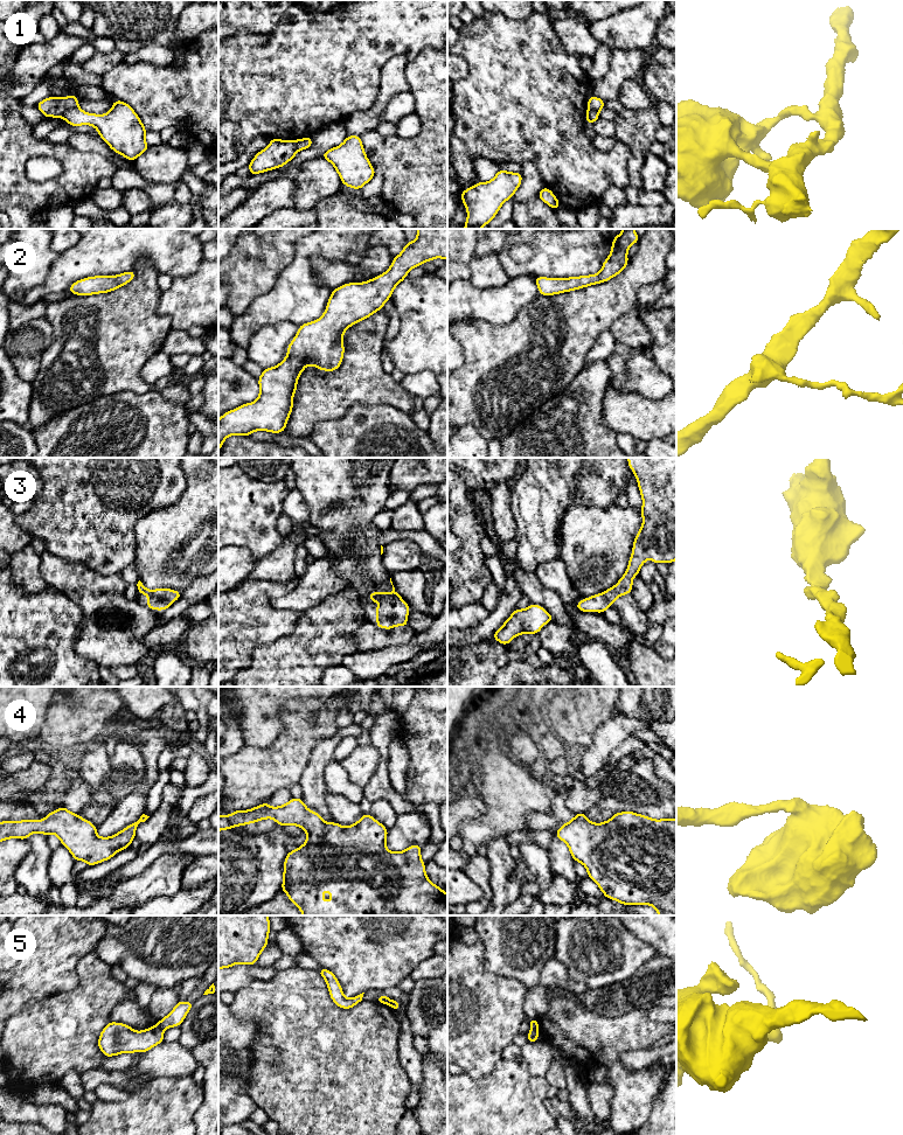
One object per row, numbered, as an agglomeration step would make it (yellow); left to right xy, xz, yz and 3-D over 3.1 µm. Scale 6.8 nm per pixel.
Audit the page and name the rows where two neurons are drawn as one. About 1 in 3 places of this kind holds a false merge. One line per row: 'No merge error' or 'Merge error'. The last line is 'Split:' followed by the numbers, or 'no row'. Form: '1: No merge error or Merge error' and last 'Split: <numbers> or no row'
1: Merge error
2: No merge error
3: No merge error
4: No merge error
5: Merge error
Split: 1, 5

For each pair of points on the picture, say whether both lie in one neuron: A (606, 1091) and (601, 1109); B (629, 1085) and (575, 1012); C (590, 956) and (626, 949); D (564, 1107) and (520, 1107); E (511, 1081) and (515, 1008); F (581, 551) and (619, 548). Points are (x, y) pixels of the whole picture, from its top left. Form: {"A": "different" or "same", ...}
{"A": "same", "B": "same", "C": "same", "D": "different", "E": "different", "F": "same"}

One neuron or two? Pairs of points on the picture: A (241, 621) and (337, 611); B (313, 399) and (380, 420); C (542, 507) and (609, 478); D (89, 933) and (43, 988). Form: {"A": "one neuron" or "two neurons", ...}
{"A": "two neurons", "B": "two neurons", "C": "one neuron", "D": "one neuron"}

